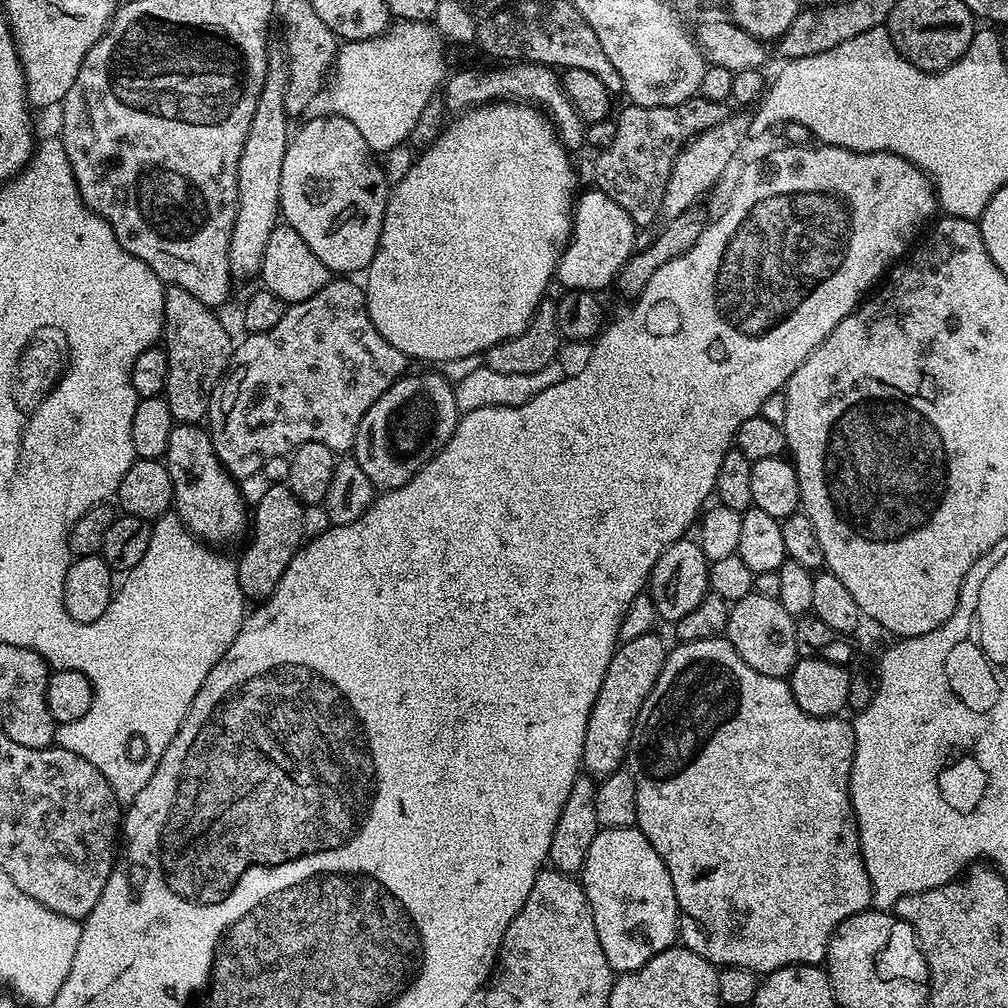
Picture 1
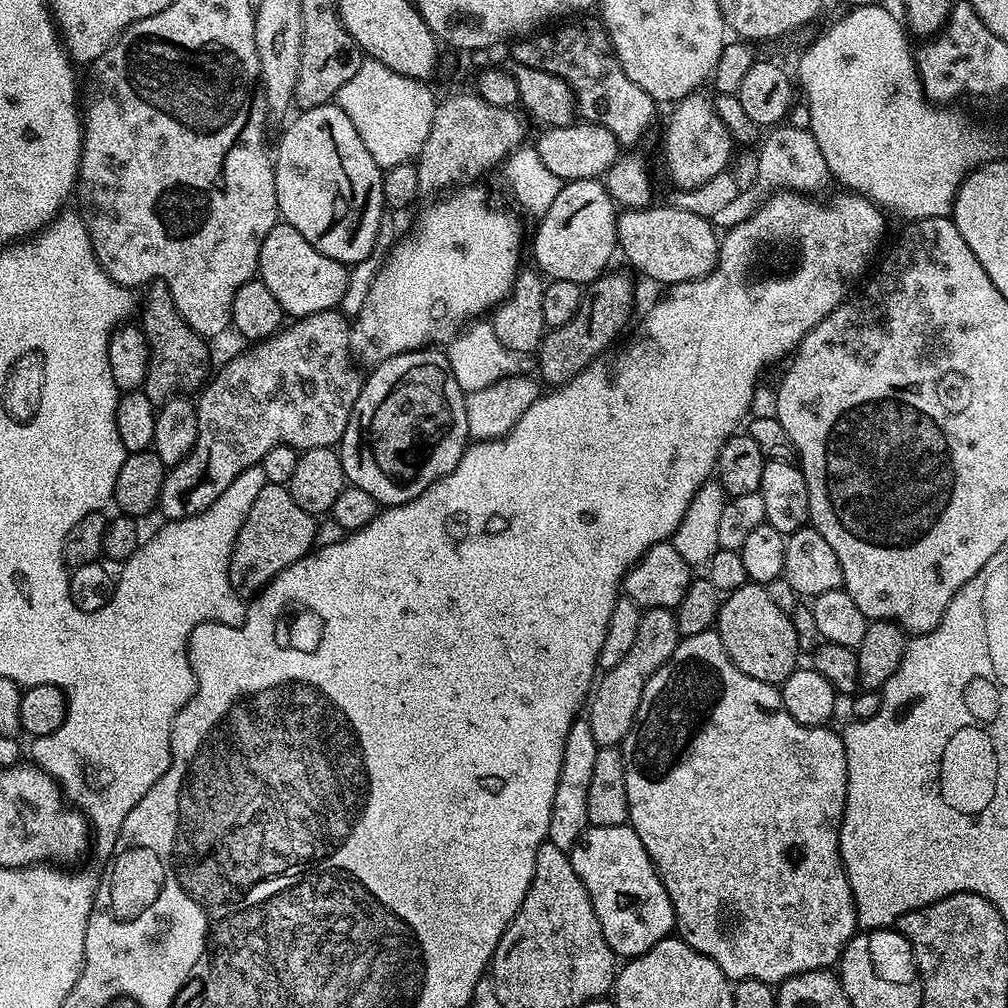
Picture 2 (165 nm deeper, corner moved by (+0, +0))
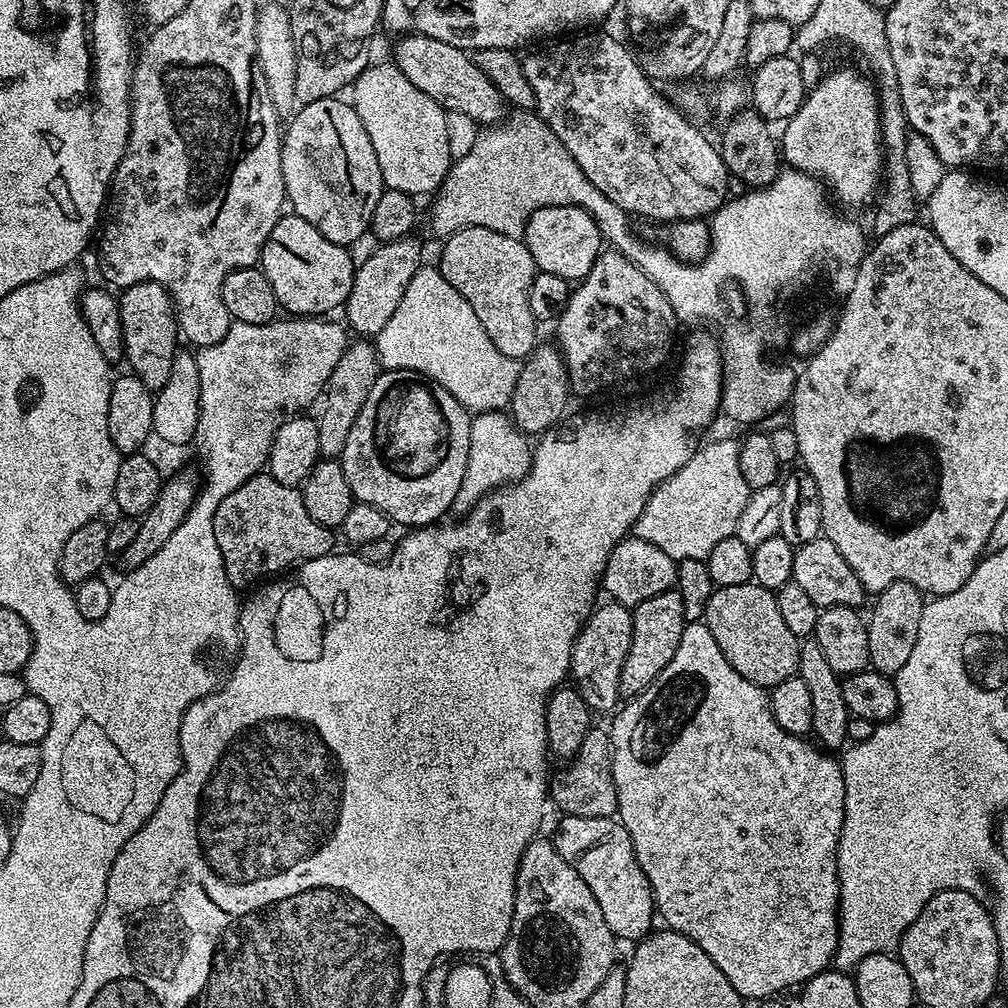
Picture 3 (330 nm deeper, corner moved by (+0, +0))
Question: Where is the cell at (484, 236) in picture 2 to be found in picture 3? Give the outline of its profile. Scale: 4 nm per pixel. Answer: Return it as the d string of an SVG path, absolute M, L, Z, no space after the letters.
M360 338L357 341L357 344L356 341L349 343L342 358L338 358L338 366L334 366L334 374L330 374L326 385L326 395L323 397L324 413L318 416L318 446L321 457L324 458L338 458L344 453L346 438L350 438L350 426L354 426L354 418L358 418L366 402L366 394L370 394L370 386L374 386L382 371L375 347L367 339Z

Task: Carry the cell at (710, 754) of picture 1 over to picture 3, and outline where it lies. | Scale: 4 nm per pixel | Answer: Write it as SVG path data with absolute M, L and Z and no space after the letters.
M702 622L685 623L682 642L678 642L674 658L666 662L666 670L658 674L656 681L645 692L631 697L625 704L628 705L615 713L616 721L610 727L614 786L618 790L616 811L620 823L630 834L638 866L642 866L652 887L659 919L664 919L671 931L680 932L694 941L710 957L714 966L726 974L726 982L730 982L730 986L734 986L734 990L738 990L738 994L748 1002L761 1002L782 994L778 992L784 992L787 988L803 986L810 978L825 971L833 963L840 937L840 879L836 851L844 825L846 802L846 782L841 761L821 750L811 739L808 741L804 736L782 730L772 713L769 693L742 678L742 674L738 674L738 670L726 662L726 654L718 650L714 634L710 634Z

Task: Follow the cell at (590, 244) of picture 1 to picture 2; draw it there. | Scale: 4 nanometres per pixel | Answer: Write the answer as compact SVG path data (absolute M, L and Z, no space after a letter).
M599 179L570 180L561 187L558 198L546 210L546 214L539 217L536 228L536 241L532 244L532 252L536 255L535 267L545 277L554 280L574 282L581 286L587 286L599 276L603 276L608 264L612 260L612 251L617 251L616 220L618 205L612 199L607 187Z

